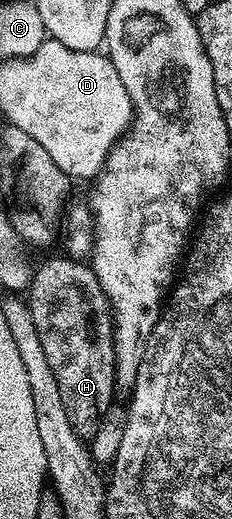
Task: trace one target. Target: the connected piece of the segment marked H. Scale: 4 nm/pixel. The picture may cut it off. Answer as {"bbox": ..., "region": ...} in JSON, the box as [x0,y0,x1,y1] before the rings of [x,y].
{"bbox":[28,256,116,442],"region":[[[54,256],[35,267],[28,303],[48,366],[52,366],[56,377],[68,422],[72,422],[72,430],[76,430],[83,442],[90,442],[101,430],[102,412],[109,410],[116,393],[114,317],[93,267],[81,259],[66,256]]]}

